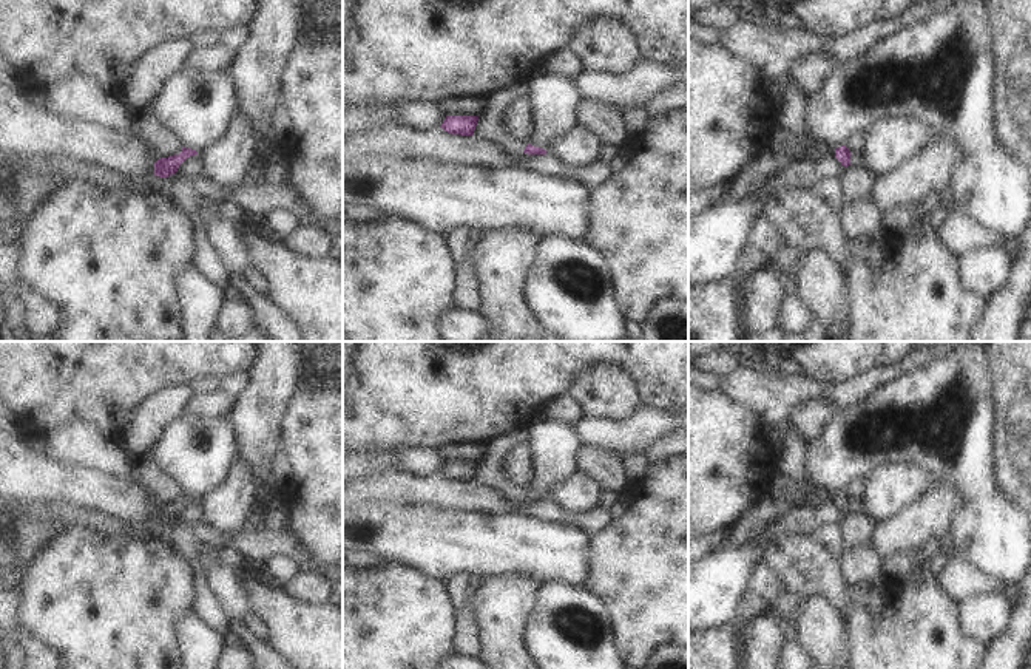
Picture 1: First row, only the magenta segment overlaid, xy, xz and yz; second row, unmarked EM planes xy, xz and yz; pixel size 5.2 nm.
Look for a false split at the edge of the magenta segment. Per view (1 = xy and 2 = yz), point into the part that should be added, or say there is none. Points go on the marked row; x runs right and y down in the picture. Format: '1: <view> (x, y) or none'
1: none
2: none

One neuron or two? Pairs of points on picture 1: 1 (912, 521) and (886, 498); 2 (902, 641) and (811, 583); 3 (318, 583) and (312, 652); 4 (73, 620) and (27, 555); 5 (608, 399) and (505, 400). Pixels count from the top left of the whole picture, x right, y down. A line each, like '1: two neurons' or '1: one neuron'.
1: two neurons
2: one neuron
3: two neurons
4: two neurons
5: two neurons

